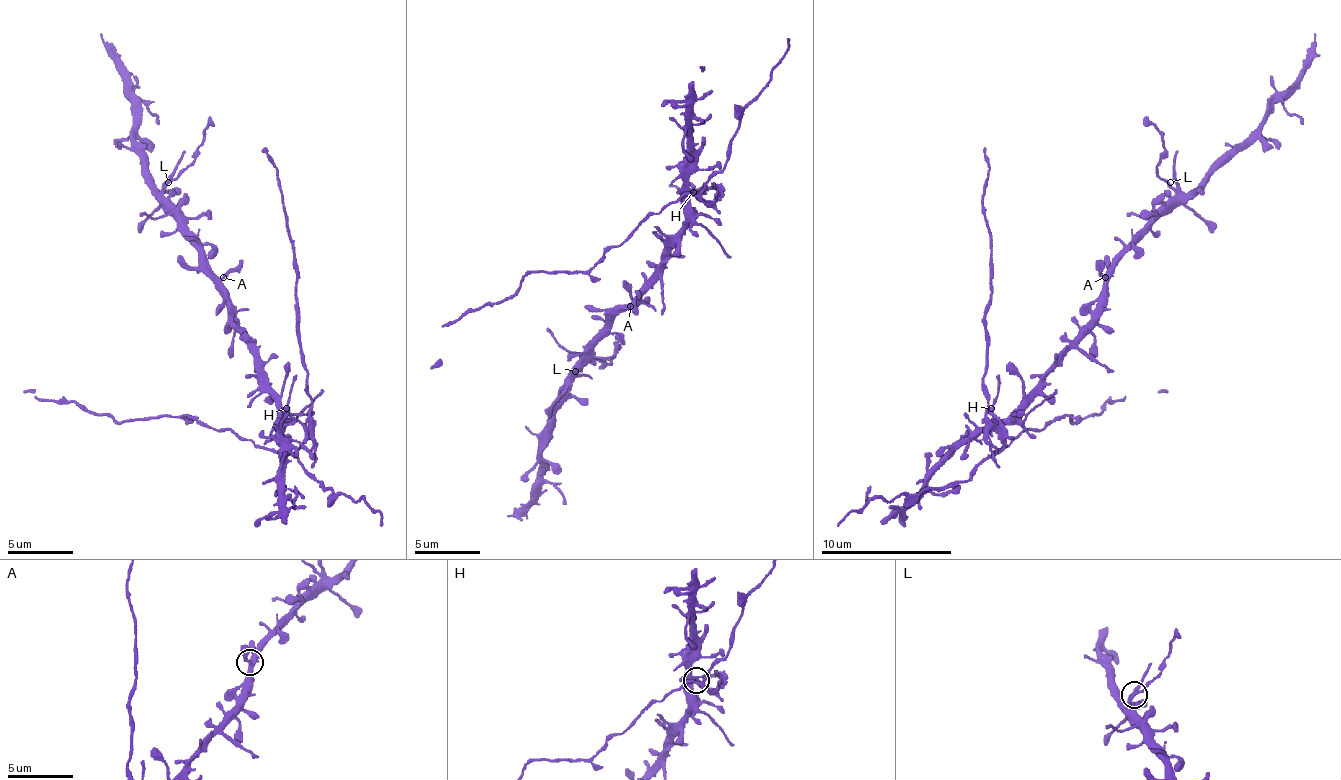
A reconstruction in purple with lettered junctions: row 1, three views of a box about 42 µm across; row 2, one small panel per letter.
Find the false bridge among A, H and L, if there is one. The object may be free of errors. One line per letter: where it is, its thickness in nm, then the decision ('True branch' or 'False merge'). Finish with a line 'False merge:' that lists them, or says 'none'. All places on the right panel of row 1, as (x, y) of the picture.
A: Place: (1105, 277). Thickness 300 nm. True branch
H: Place: (991, 408). Thickness 220 nm. False merge
L: Place: (1170, 182). Thickness 150 nm. True branch
False merge: H

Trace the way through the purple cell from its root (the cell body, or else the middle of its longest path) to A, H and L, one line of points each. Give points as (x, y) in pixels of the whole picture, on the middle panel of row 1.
A: (666, 240), (666, 260), (647, 280), (627, 306), (630, 306)
H: (666, 240), (683, 224), (686, 198), (692, 191)
L: (666, 240), (666, 260), (588, 348), (585, 364), (575, 371)

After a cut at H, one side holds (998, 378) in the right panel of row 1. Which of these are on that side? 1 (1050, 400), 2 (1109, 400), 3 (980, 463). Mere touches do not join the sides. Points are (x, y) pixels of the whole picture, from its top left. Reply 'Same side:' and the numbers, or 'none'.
Same side: 1

